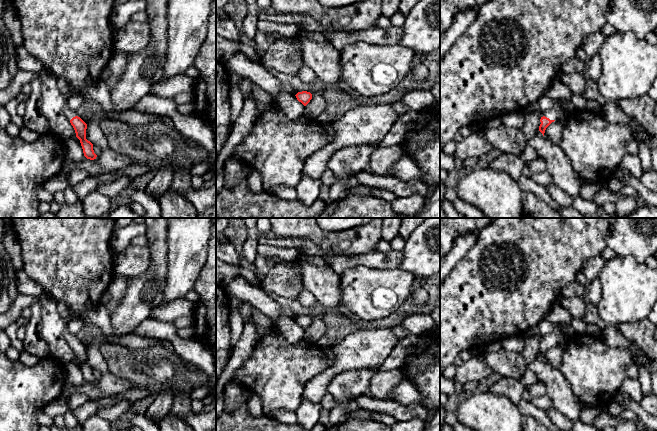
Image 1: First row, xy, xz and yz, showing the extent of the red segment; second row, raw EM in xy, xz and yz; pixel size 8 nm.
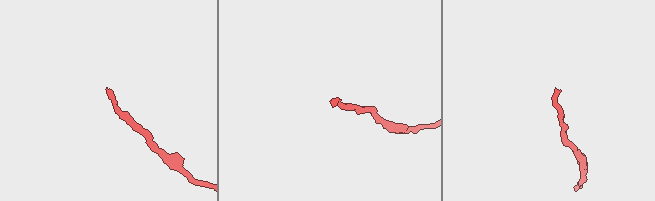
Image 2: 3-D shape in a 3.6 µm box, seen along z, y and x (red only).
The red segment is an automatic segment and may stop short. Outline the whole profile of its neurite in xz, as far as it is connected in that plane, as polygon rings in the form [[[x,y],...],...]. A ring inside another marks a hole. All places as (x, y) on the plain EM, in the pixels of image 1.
[[[307,315],[298,316],[295,320],[297,324],[301,326],[304,330],[306,330],[312,323],[312,318]]]

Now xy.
[[[69,324],[64,330],[63,335],[68,345],[73,350],[76,361],[80,364],[84,380],[90,384],[96,383],[97,379],[94,377],[93,368],[86,363],[87,348],[77,340],[76,335],[71,333]]]

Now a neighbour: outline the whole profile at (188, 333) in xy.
[[[188,327],[186,329],[178,329],[177,334],[182,339],[192,339],[194,336],[194,327]]]

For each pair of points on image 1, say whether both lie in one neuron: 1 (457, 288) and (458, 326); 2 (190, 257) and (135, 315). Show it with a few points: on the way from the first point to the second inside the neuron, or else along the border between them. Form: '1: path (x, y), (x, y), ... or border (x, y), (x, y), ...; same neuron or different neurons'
1: path (458, 297), (458, 317); same neuron
2: border (166, 258), (166, 284), (160, 303); different neurons

